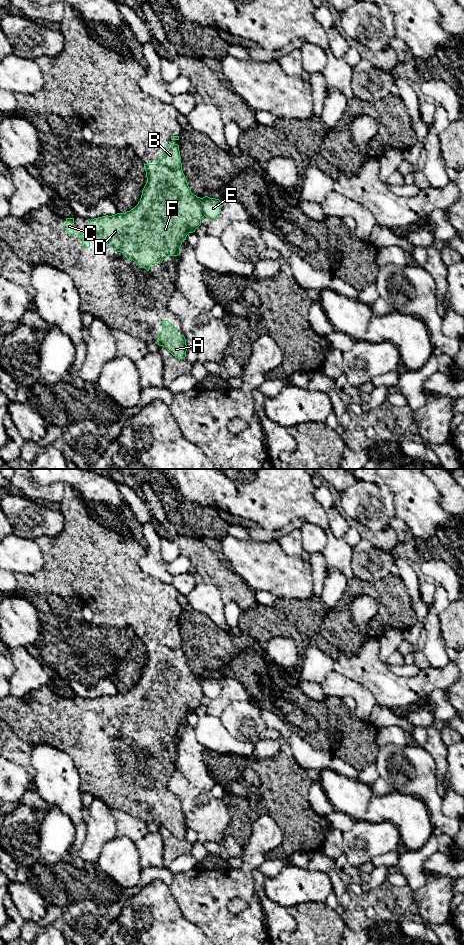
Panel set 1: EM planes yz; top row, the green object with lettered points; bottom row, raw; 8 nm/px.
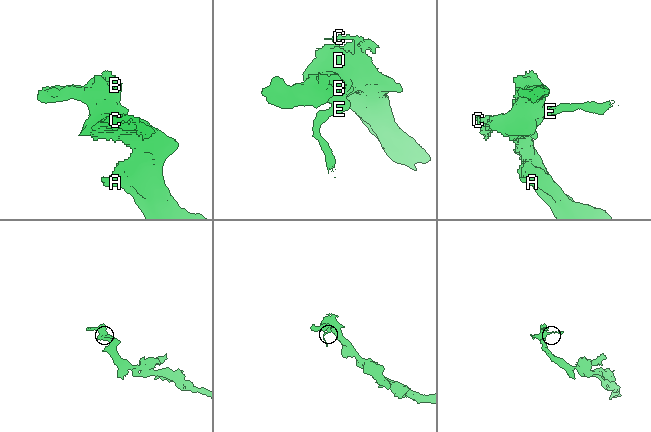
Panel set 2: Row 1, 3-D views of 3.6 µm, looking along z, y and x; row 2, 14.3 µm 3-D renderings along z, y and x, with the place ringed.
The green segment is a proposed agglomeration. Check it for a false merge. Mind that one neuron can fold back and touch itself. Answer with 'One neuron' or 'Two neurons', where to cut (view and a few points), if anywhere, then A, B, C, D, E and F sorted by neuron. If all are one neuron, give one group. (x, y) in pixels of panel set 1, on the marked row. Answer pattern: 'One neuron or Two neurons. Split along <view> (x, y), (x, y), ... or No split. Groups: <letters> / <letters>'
Two neurons. Split along yz (201, 198), (201, 210), (204, 215). Groups: A B C D F / E

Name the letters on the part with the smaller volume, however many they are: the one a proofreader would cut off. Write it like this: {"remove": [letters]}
{"remove": ["E"]}

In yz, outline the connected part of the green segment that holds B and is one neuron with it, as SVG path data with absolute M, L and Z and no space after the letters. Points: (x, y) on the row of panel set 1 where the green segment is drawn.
M167 144L162 149L156 164L145 164L147 182L138 204L130 211L90 220L86 231L99 247L109 245L115 252L121 252L140 268L150 269L151 264L160 264L168 256L180 255L182 241L201 225L204 213L202 198L194 195L182 170L178 144Z

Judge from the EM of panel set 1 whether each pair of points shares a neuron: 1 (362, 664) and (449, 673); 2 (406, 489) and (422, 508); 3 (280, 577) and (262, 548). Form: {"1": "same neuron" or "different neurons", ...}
{"1": "same neuron", "2": "same neuron", "3": "same neuron"}

